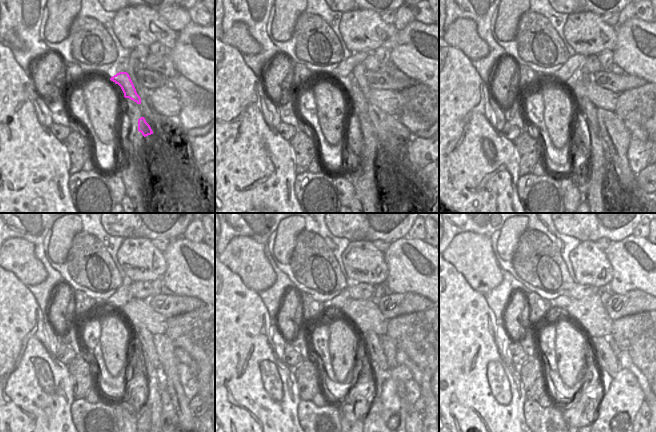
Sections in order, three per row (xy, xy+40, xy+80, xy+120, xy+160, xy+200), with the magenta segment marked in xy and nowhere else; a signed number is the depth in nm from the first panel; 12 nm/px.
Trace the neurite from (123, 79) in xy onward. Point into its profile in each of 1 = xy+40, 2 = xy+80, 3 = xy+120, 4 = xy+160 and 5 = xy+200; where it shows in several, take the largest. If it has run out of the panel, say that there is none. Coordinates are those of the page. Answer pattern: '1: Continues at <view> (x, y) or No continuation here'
1: Continues at xy+40 (358, 99)
2: Continues at xy+80 (588, 110)
3: Continues at xy+120 (146, 351)
4: Continues at xy+160 (372, 341)
5: Continues at xy+200 (606, 359)

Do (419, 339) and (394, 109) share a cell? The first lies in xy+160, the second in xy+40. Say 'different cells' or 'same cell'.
different cells

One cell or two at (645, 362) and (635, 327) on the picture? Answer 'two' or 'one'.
one

